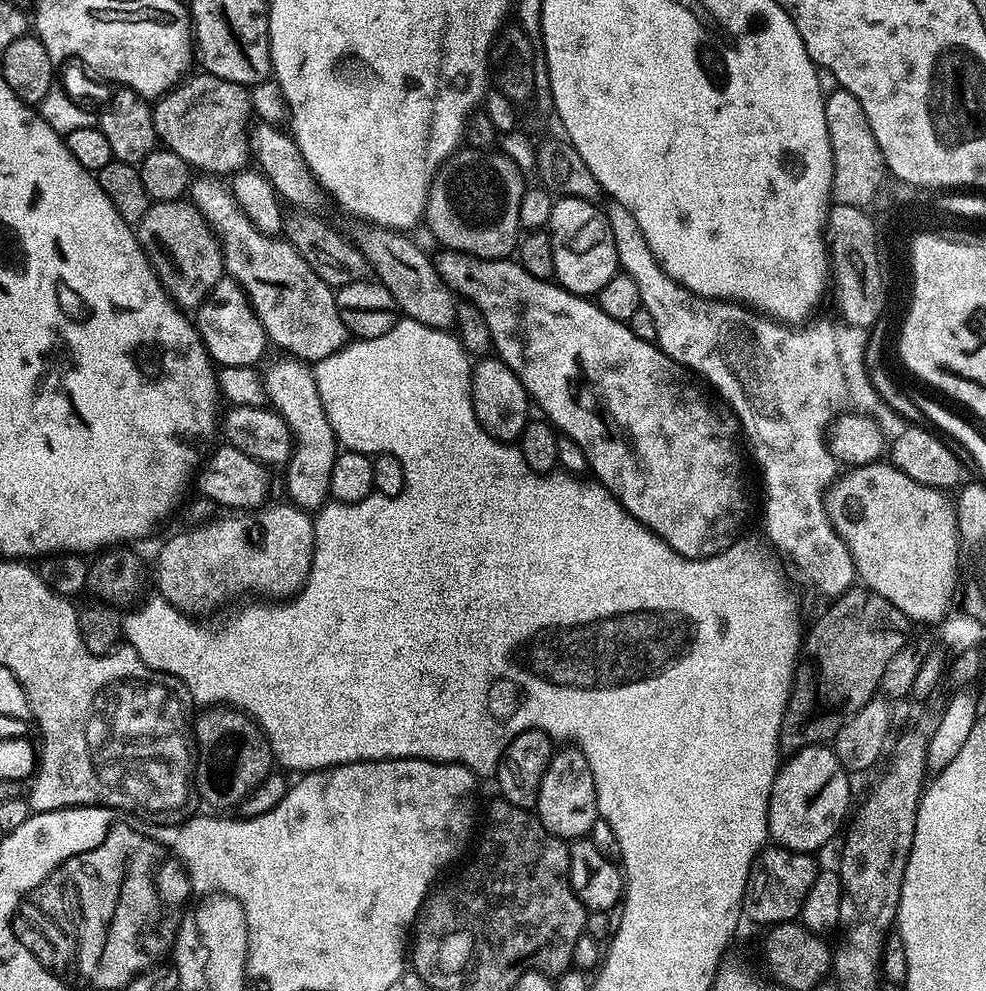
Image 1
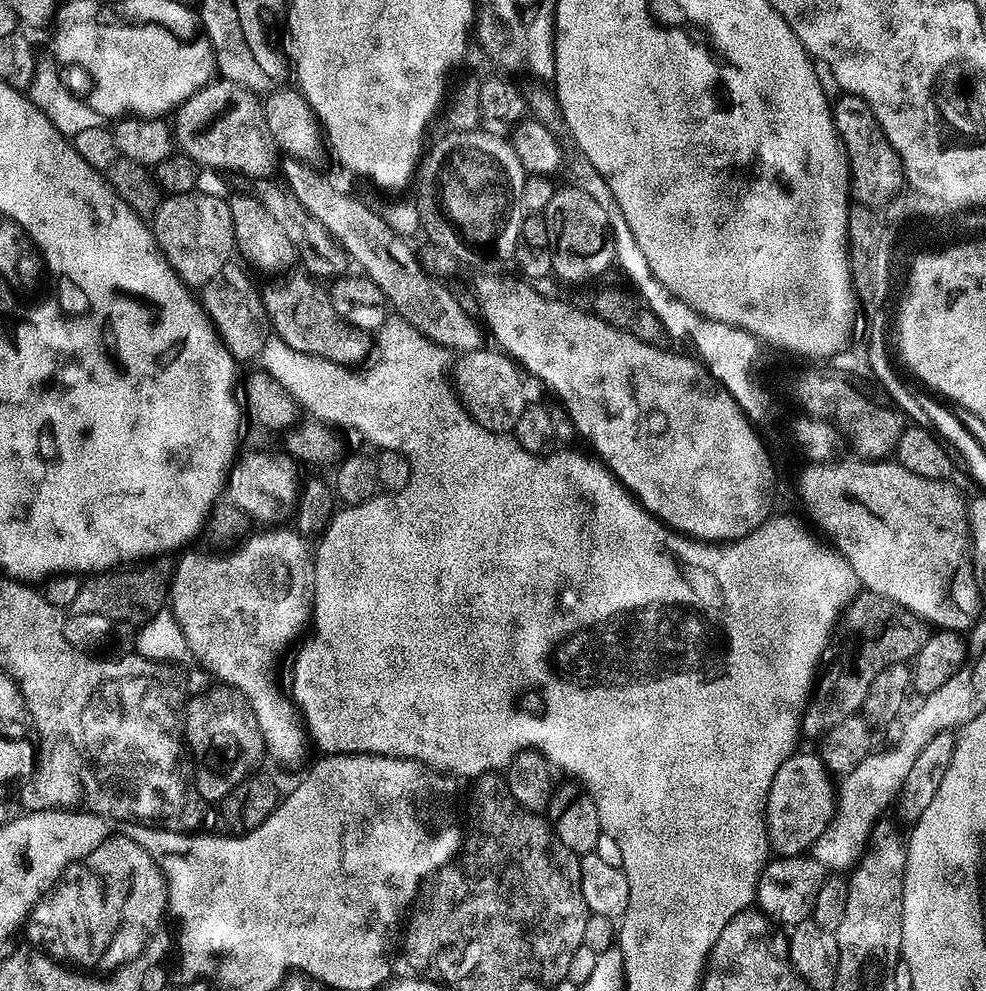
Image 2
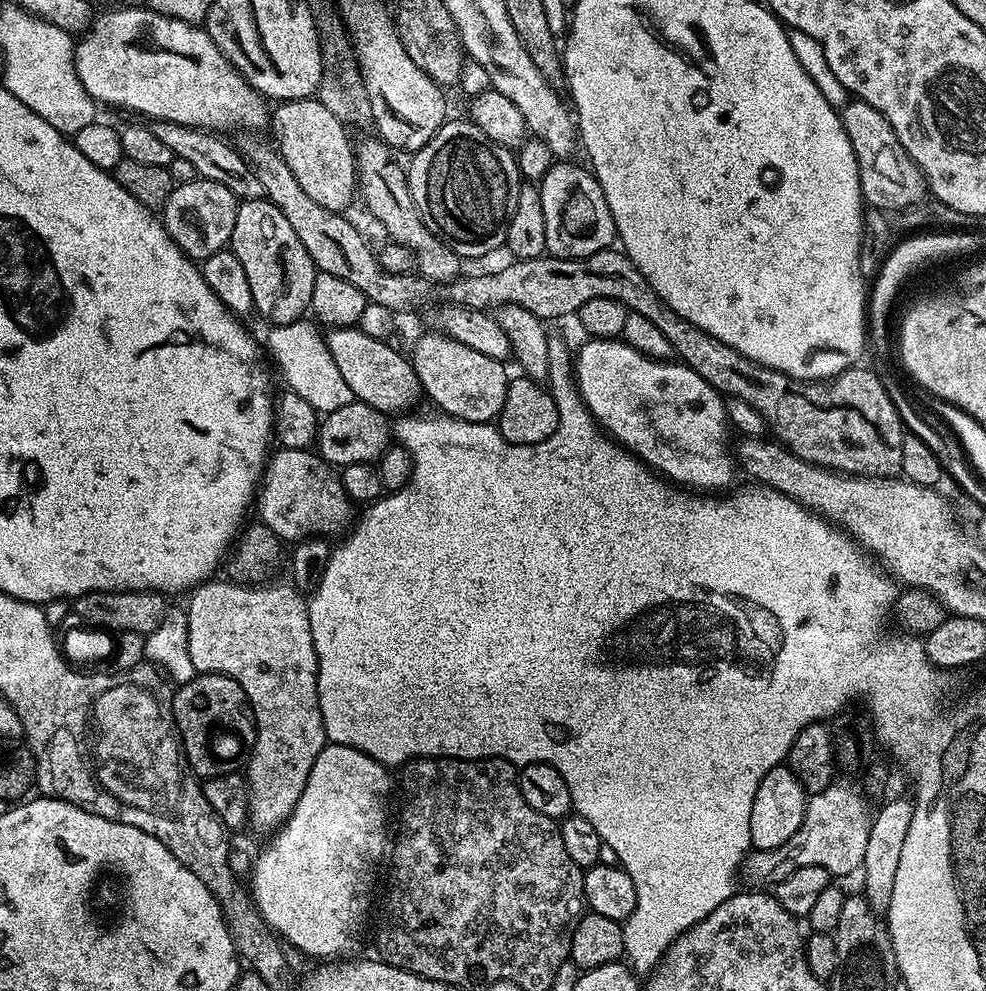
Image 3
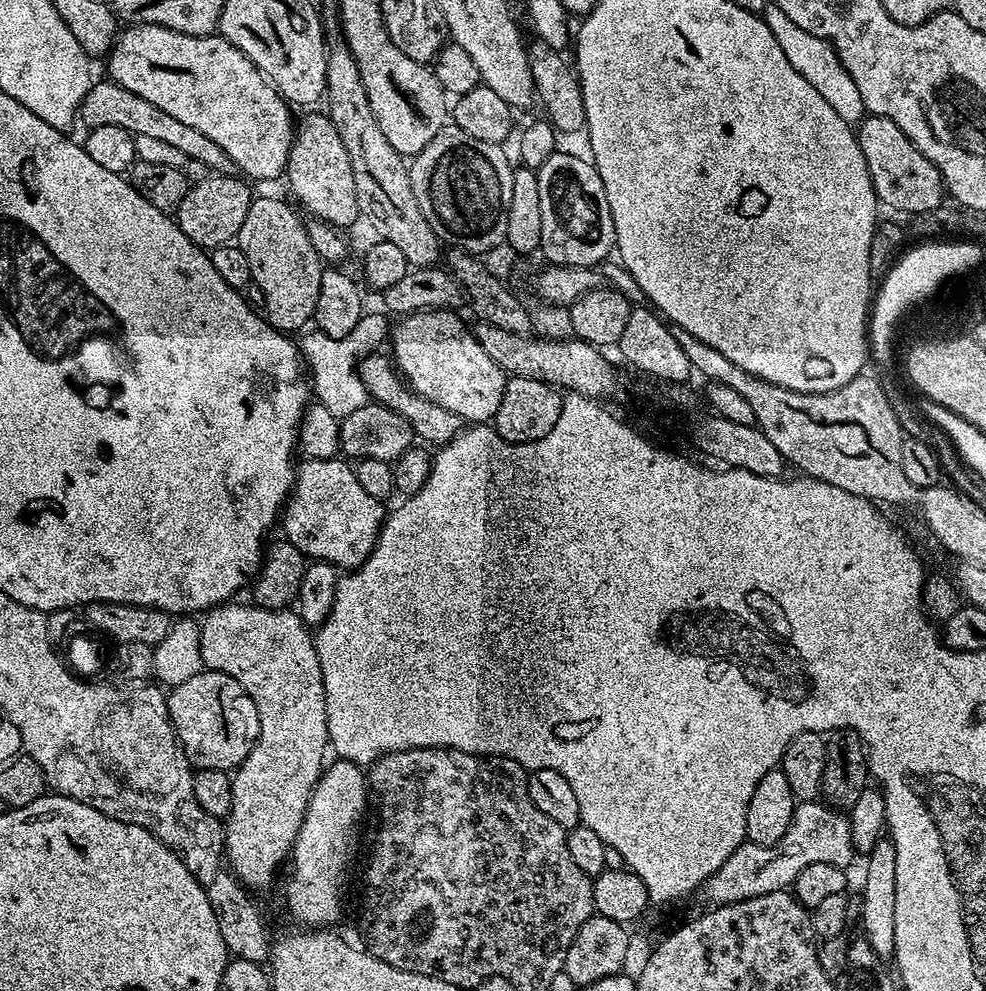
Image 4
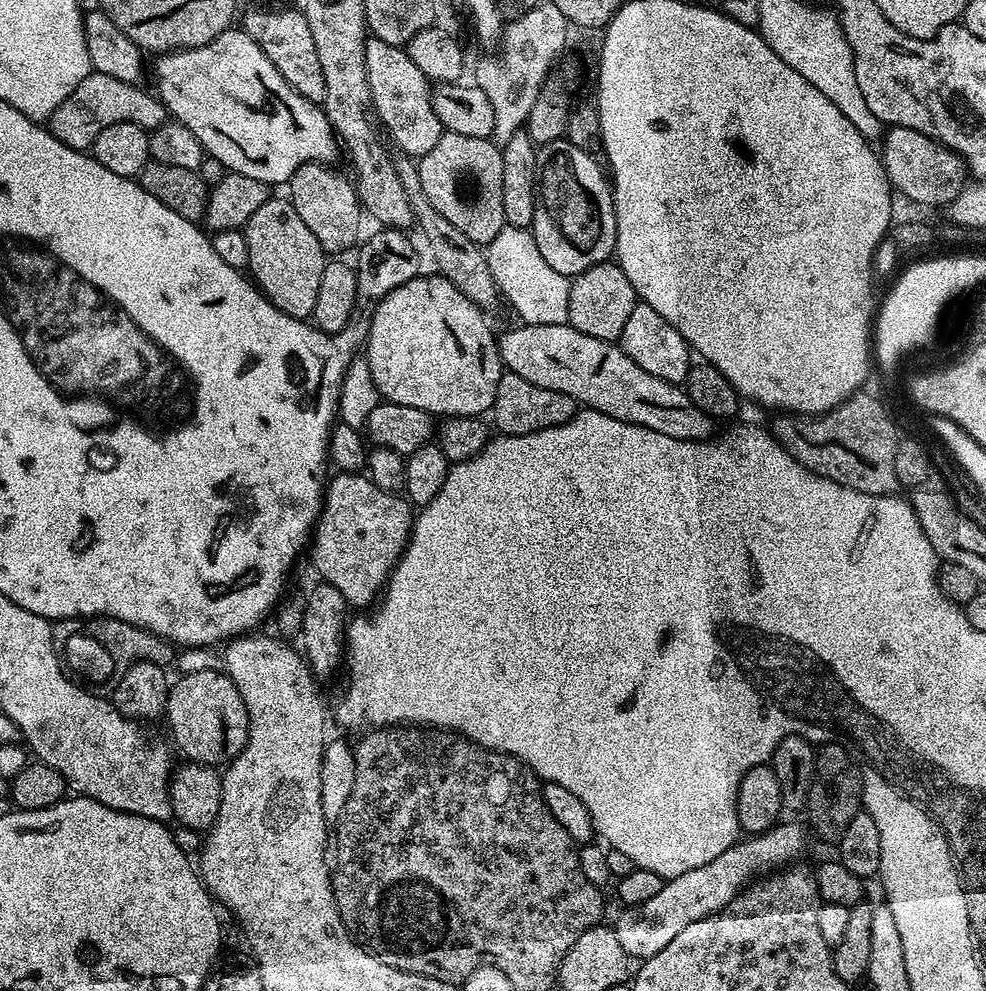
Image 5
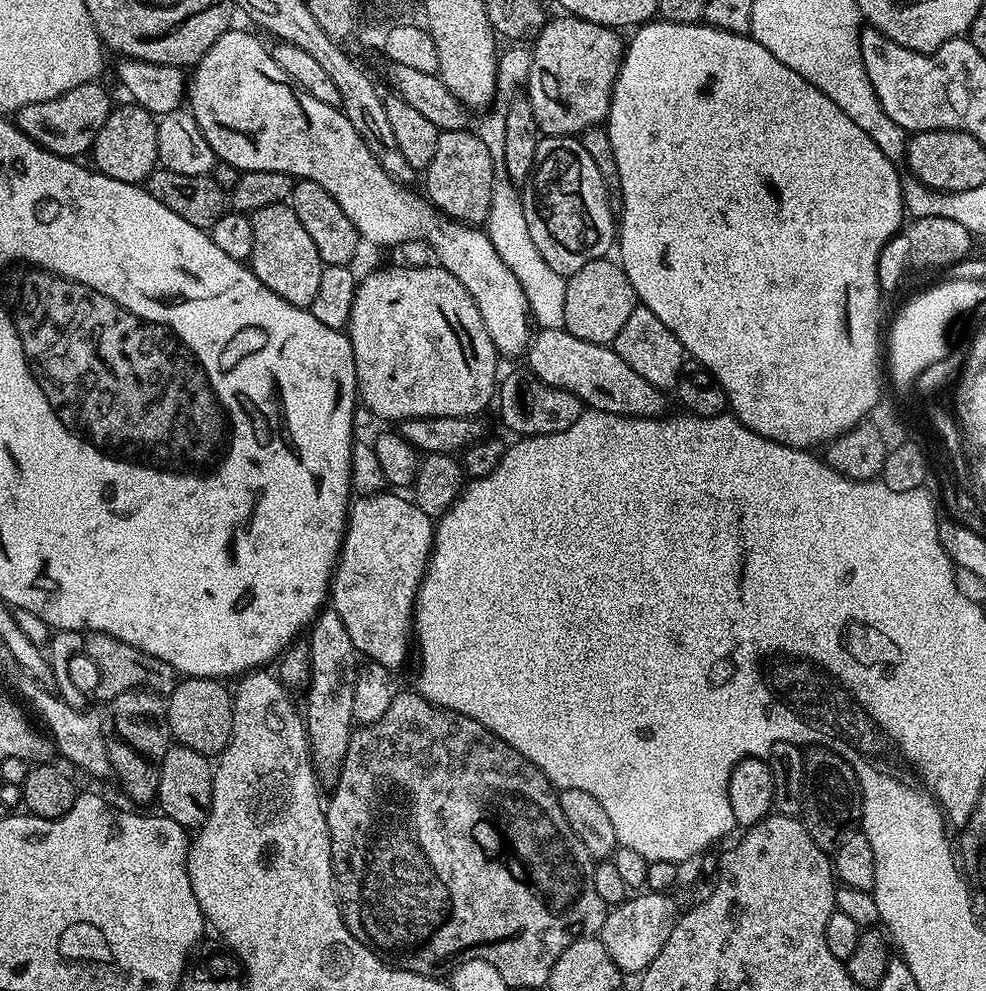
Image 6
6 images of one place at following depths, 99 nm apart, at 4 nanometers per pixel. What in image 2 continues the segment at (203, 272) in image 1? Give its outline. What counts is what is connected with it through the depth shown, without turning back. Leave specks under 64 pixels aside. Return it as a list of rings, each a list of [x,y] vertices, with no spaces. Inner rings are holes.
[[[197,190],[177,196],[165,195],[155,216],[151,217],[150,227],[166,262],[170,262],[181,280],[193,290],[203,289],[209,284],[236,252],[234,218],[228,200],[212,192]]]

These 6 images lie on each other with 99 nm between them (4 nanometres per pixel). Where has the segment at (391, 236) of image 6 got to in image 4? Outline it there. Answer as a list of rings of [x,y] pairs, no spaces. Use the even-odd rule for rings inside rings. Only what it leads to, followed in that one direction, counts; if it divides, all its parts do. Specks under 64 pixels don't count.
[[[133,24],[125,29],[117,35],[112,51],[106,57],[107,75],[114,83],[130,90],[130,94],[138,94],[138,98],[146,98],[146,102],[158,106],[158,110],[166,110],[166,114],[180,119],[186,126],[194,126],[194,130],[218,142],[245,177],[255,181],[285,175],[294,135],[293,109],[242,50],[219,34],[191,36],[153,24]]]

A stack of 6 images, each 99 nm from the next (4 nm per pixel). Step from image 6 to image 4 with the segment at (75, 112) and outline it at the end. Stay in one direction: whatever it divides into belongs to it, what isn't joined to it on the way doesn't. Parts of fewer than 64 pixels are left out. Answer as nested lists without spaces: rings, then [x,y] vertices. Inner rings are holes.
[[[97,79],[93,83],[78,109],[79,119],[81,121],[84,119],[85,129],[98,126],[122,126],[122,130],[131,132],[135,137],[158,138],[161,142],[177,147],[178,150],[182,150],[185,158],[197,159],[205,163],[212,174],[237,175],[235,162],[226,154],[226,150],[222,150],[222,146],[218,146],[218,142],[213,142],[211,138],[206,138],[206,134],[194,130],[194,126],[186,126],[180,119],[166,114],[166,110],[158,110],[158,106],[146,102],[146,98],[138,98],[138,94],[130,94],[130,90],[118,86],[112,79],[103,79]]]

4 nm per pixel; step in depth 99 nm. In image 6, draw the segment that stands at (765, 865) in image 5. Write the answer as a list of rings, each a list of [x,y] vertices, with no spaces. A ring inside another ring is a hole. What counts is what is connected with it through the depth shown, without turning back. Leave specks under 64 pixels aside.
[[[648,890],[625,899],[623,904],[615,905],[605,915],[598,937],[605,944],[607,953],[620,968],[621,973],[642,974],[648,969],[650,962],[656,960],[677,919],[676,900],[672,894]],[[644,894],[645,896],[640,896]]]

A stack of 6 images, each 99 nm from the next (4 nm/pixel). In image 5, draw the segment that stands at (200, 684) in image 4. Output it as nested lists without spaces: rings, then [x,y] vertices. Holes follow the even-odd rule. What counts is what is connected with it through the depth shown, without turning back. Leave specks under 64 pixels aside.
[[[200,666],[197,672],[188,672],[180,681],[173,683],[168,689],[168,703],[166,705],[166,717],[168,716],[168,728],[172,731],[171,743],[194,764],[210,764],[213,766],[227,765],[246,746],[248,741],[248,711],[242,694],[238,694],[238,686],[223,671],[208,668],[212,666]]]

